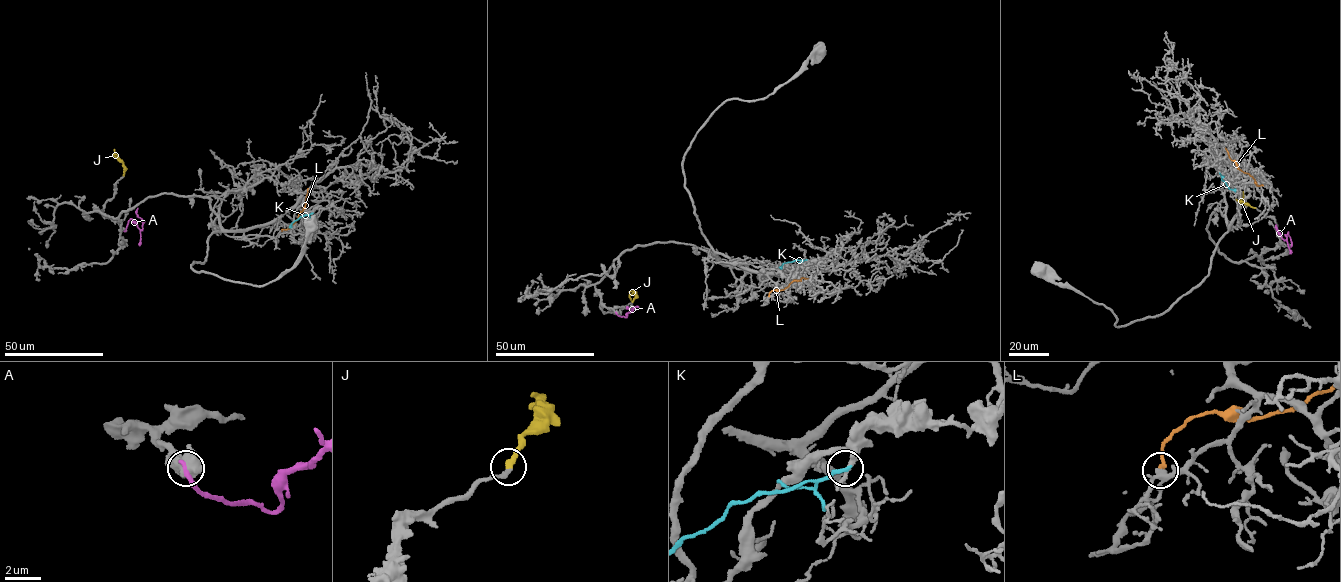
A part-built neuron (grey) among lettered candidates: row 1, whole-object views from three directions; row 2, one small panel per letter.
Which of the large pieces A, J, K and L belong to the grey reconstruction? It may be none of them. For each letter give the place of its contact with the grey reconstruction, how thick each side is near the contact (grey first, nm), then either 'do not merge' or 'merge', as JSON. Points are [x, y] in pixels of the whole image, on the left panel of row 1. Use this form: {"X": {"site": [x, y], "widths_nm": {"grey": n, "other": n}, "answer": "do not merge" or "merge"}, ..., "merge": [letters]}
{"A": {"site": [124, 231], "widths_nm": {"grey": 800, "other": 280}, "answer": "do not merge"}, "J": {"site": [123, 175], "widths_nm": {"grey": 280, "other": 280}, "answer": "merge"}, "K": {"site": [312, 213], "widths_nm": {"grey": 280, "other": 190}, "answer": "do not merge"}, "L": {"site": [282, 231], "widths_nm": {"grey": 280, "other": 220}, "answer": "do not merge"}, "merge": ["J"]}

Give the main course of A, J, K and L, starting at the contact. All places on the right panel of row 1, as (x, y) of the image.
A: (1290, 246), (1288, 232), (1284, 240), (1275, 225)
J: (1255, 208), (1241, 201), (1243, 191)
K: (1219, 173), (1230, 189), (1236, 189)
L: (1263, 185), (1257, 185), (1252, 177), (1239, 169), (1225, 148)

